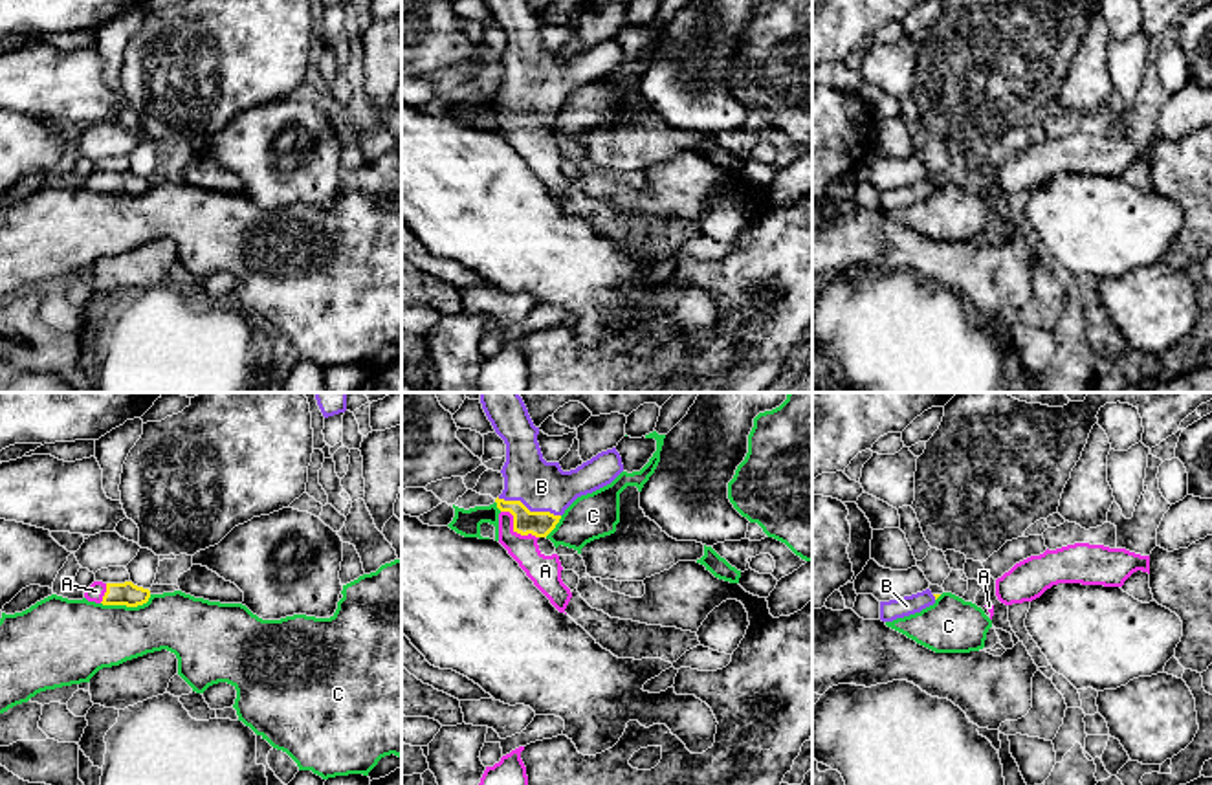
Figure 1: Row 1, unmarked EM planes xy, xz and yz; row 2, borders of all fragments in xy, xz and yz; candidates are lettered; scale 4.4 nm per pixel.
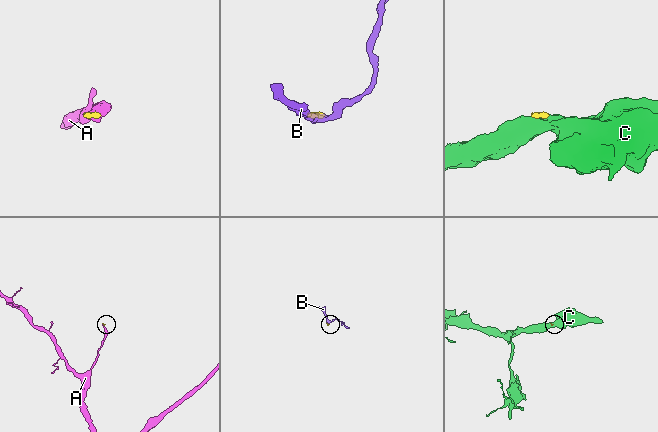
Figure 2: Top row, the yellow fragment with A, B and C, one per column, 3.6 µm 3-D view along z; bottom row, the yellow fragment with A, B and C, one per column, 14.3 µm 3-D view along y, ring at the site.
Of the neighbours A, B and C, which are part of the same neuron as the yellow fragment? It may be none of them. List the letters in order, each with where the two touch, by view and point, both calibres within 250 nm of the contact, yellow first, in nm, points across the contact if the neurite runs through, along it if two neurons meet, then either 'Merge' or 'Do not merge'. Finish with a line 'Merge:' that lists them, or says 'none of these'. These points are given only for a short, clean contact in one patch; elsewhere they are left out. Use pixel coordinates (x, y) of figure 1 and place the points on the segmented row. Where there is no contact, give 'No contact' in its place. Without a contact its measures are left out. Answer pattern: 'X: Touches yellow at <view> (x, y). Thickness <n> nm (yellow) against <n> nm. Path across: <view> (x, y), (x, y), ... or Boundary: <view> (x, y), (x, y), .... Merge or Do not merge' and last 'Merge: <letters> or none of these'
A: Touches yellow at xz (514, 529). Thickness 110 nm (yellow) against 140 nm. Path across: xz (538, 523), (514, 529), (523, 549), (545, 571). Merge
B: Touches yellow at xz (527, 508). Thickness 110 nm (yellow) against 220 nm. Path across: xz (538, 523), (527, 508), (541, 486). Merge
C: Touches yellow at xy (127, 606). Thickness 100 nm (yellow) against 320 nm. Boundary: xy (151, 595), (136, 606), (105, 606), (101, 602). Do not merge
Merge: A, B

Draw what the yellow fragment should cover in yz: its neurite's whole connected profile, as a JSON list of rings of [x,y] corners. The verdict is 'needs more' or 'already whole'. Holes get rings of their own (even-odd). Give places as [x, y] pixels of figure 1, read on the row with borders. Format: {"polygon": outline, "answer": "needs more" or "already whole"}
{"polygon": [[[926,589],[911,596],[880,602],[880,620],[893,622],[897,618],[920,613],[922,609],[933,605],[939,596],[941,594],[933,594],[930,589]]], "answer": "needs more"}

